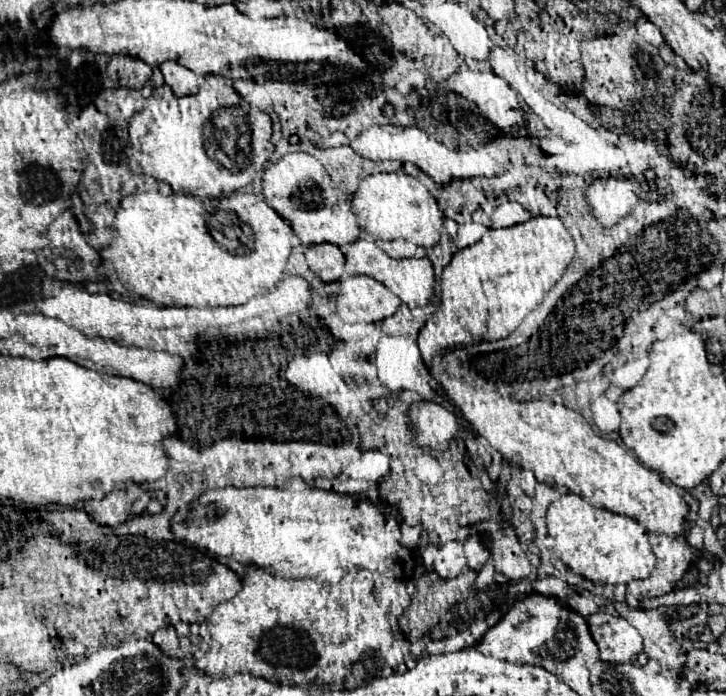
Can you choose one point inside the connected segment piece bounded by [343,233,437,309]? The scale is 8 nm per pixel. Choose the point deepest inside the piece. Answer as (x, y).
(412, 280)

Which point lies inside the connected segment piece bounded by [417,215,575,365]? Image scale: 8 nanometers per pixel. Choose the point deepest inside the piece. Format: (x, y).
(486, 289)

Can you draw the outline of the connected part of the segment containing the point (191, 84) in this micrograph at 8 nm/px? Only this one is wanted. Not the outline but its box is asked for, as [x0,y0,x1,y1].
[159,61,201,97]

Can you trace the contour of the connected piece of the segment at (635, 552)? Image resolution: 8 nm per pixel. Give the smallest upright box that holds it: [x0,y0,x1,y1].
[547,491,655,585]

